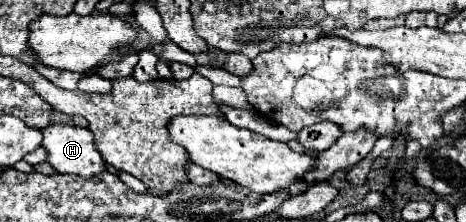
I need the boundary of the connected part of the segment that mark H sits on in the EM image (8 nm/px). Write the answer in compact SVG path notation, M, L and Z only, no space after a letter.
M54 123L42 129L42 133L42 145L48 151L48 163L58 173L70 173L82 179L92 179L106 171L106 161L98 153L90 129Z

